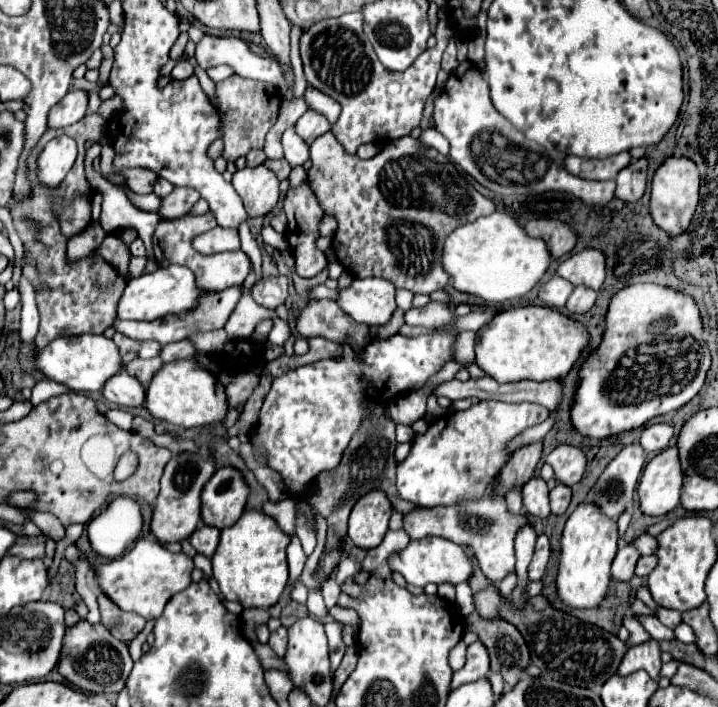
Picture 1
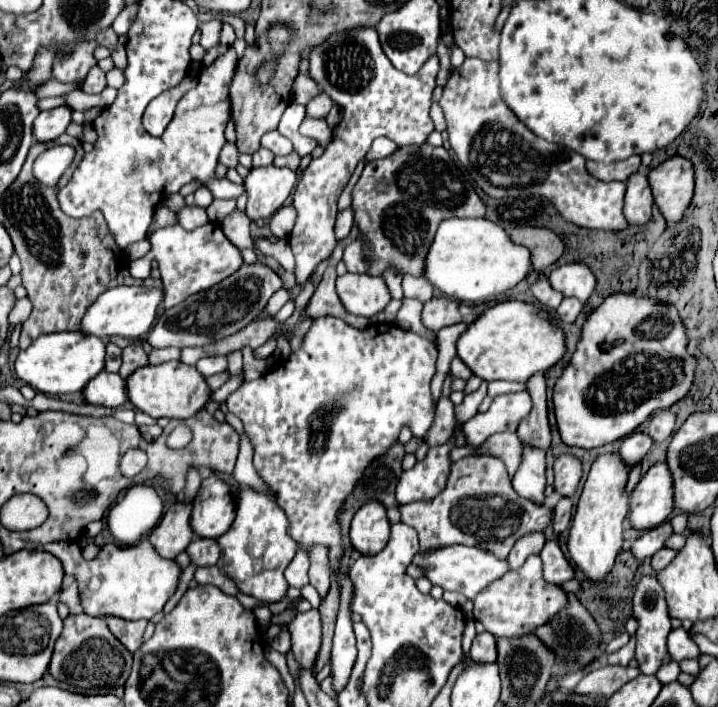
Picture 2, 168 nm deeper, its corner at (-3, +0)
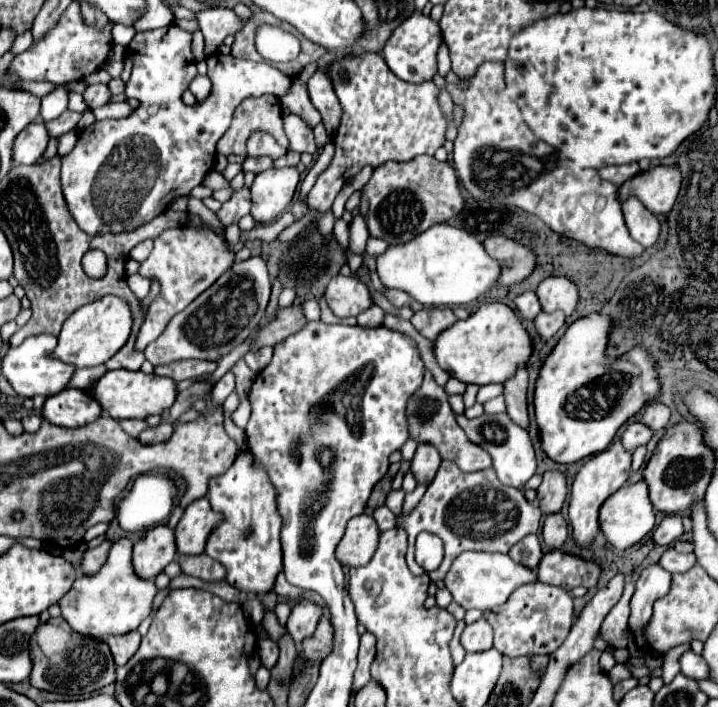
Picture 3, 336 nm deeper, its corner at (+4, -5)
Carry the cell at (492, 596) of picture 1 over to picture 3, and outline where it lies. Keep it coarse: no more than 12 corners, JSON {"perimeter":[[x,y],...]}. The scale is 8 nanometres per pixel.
{"perimeter":[[547,583],[485,611],[495,649],[549,655],[573,625],[573,599]]}

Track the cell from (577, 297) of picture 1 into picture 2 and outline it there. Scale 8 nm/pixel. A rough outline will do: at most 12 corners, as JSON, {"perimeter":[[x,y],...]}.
{"perimeter":[[564,298],[556,308],[562,322],[574,322],[582,302]]}

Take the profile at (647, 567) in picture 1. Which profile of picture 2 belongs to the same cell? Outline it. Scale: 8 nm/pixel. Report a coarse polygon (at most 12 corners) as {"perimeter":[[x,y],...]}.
{"perimeter":[[662,548],[652,558],[656,572],[674,560],[678,552],[672,548]]}

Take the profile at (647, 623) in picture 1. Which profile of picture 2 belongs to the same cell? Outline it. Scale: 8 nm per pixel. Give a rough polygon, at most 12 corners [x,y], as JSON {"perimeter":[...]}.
{"perimeter":[[684,628],[672,630],[668,654],[676,662],[698,660],[700,648]]}

